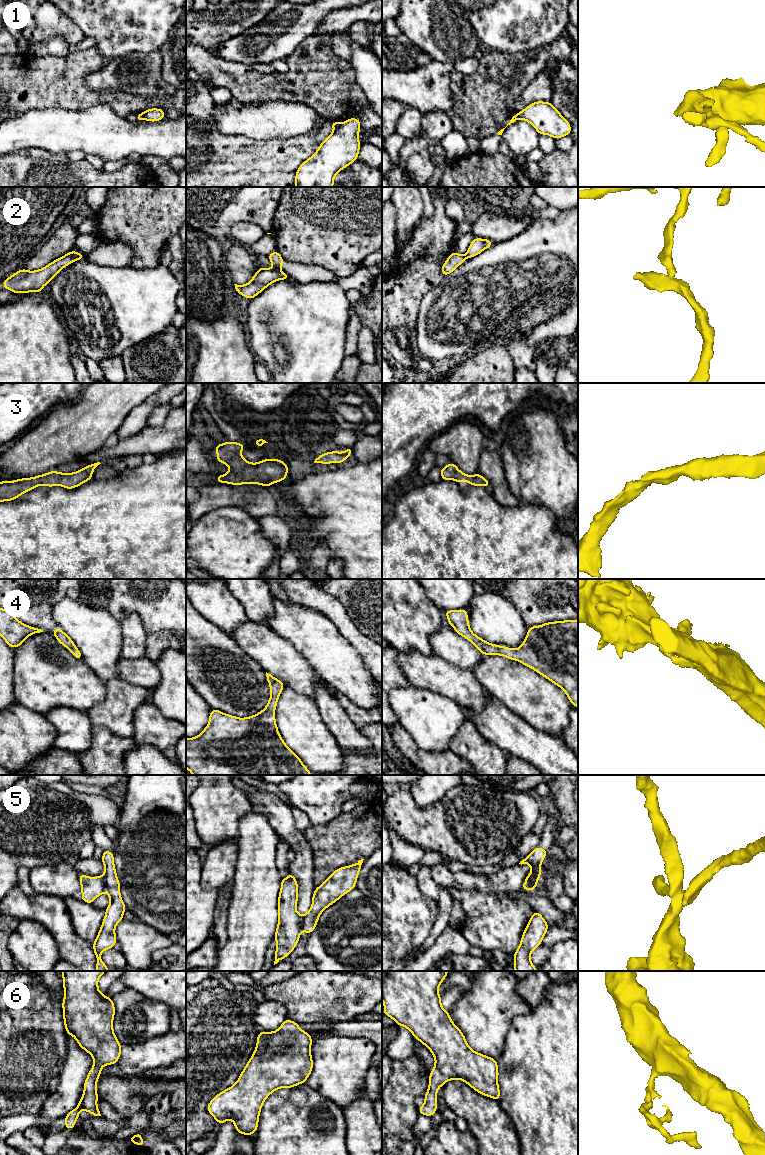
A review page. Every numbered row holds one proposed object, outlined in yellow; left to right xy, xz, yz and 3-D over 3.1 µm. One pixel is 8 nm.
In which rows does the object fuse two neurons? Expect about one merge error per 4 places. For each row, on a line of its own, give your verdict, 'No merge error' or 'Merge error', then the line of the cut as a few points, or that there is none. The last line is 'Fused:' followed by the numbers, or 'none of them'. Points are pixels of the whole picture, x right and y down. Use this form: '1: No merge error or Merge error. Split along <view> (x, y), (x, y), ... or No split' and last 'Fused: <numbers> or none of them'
1: Merge error. Split along yz (515, 114), (519, 118)
2: Merge error. Split along xz (274, 268), (279, 271)
3: No merge error. No split
4: No merge error. No split
5: Merge error. Split along yz (525, 882), (530, 889), (536, 884)
6: No merge error. No split
Fused: 1, 2, 5

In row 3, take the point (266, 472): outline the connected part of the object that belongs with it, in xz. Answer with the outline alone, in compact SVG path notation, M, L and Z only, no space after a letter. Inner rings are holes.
M224 442L214 445L217 451L216 461L229 466L227 474L217 475L216 483L232 485L260 484L268 488L271 484L283 481L288 475L288 465L269 458L258 463L250 463L241 456L244 443Z

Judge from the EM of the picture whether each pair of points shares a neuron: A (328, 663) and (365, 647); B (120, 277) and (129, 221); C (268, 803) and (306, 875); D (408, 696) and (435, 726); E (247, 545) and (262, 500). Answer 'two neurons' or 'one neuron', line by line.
A: two neurons
B: two neurons
C: one neuron
D: one neuron
E: two neurons

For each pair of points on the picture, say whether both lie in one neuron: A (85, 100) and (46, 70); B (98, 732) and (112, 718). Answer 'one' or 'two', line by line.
A: one
B: two

